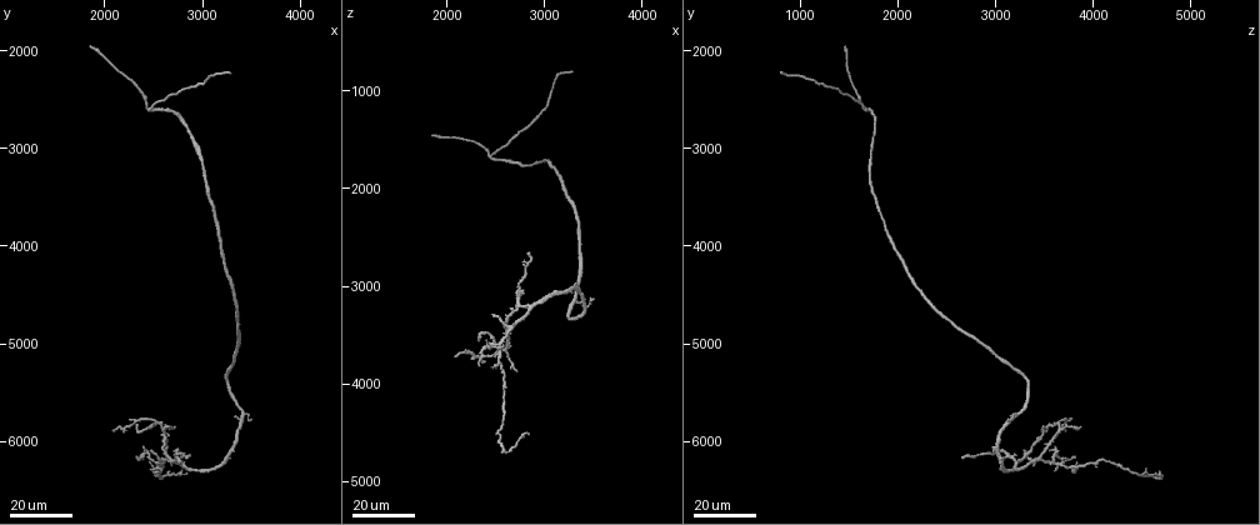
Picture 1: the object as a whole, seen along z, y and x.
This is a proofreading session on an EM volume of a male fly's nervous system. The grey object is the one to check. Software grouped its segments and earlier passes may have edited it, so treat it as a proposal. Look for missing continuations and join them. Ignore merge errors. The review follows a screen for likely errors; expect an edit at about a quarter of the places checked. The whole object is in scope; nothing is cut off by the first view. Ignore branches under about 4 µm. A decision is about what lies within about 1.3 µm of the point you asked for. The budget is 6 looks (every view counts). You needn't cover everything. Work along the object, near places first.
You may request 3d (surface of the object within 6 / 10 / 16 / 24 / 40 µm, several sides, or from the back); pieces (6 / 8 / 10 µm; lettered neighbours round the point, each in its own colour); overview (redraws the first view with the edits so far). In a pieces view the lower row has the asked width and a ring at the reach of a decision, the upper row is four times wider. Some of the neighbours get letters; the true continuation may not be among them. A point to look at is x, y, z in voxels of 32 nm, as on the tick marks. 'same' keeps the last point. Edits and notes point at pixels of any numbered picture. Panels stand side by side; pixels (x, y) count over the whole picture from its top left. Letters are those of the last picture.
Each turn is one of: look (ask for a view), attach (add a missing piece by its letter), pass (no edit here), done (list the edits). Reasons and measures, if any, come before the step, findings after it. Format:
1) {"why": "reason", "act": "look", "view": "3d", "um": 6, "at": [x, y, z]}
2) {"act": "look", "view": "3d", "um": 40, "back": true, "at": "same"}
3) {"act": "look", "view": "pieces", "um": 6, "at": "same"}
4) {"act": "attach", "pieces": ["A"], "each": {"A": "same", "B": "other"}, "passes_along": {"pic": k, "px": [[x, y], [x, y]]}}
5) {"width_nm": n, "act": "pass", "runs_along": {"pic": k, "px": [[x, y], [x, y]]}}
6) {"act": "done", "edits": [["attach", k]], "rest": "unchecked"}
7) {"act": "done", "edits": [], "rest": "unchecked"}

{"why": "an open end", "act": "look", "view": "3d", "um": 16, "at": [3260, 2240, 780]}

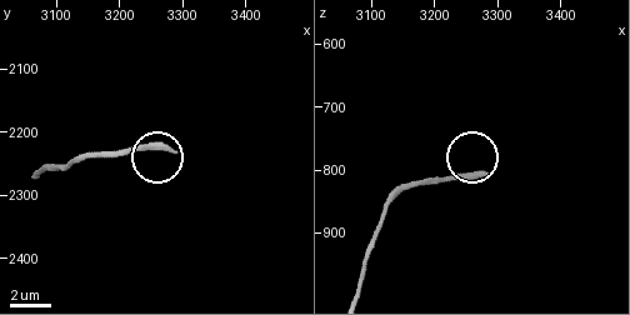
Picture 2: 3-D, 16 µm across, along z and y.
{"act": "look", "view": "3d", "um": 10, "at": [3280, 2225, 810]}

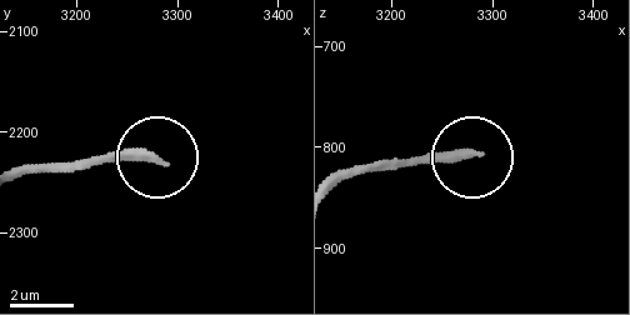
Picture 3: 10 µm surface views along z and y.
{"why": "what lies round it", "act": "look", "view": "pieces", "um": 6, "at": [3284, 2228, 806]}

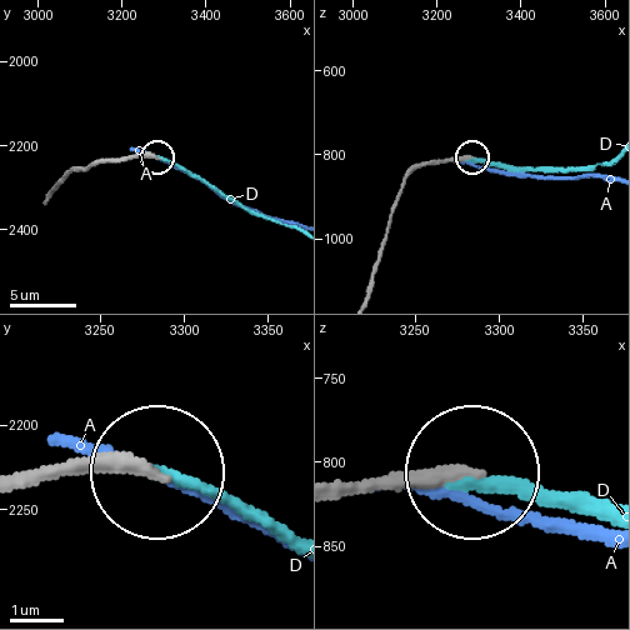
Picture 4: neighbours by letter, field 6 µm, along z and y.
{"act": "attach", "pieces": ["D"], "each": {"A": "other", "D": "same"}, "passes_along": {"pic": 4, "px": [[435, 165], [481, 158], [511, 168], [593, 168], [609, 161]]}, "found": "the cell continues"}

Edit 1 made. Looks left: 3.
{"act": "look", "view": "overview"}

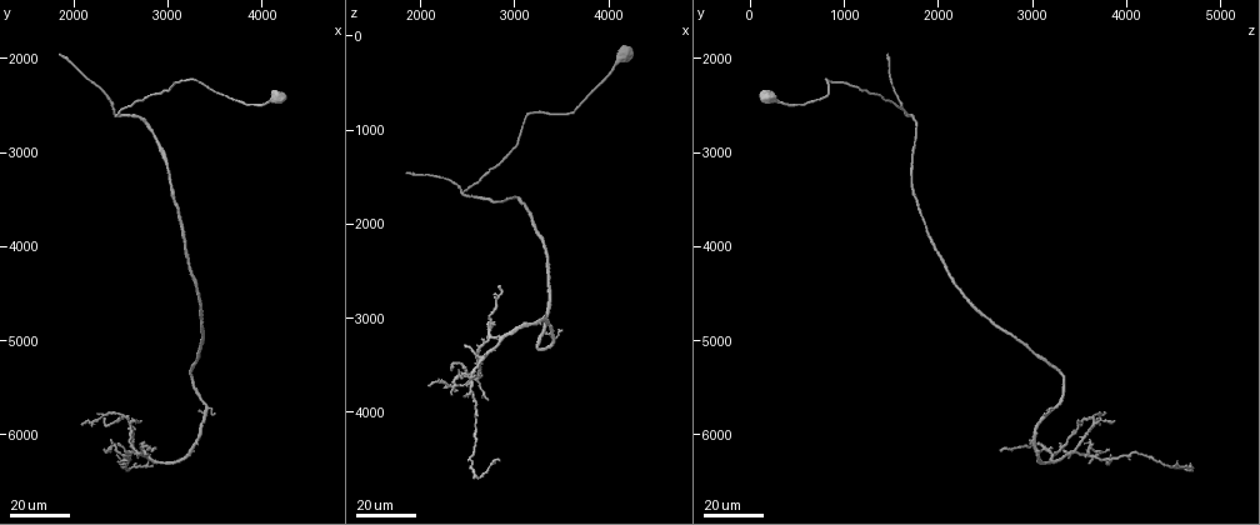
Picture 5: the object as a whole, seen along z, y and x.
{"why": "long arm stops here", "act": "look", "view": "3d", "um": 24, "at": [1880, 1940, 1440]}

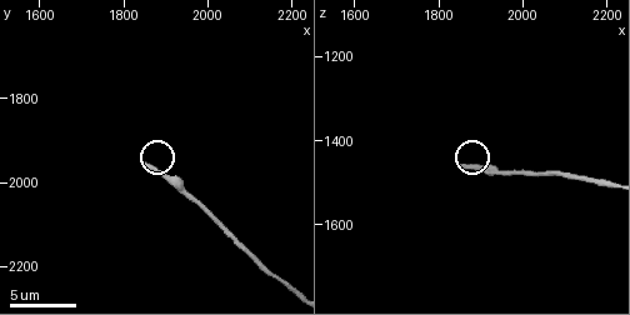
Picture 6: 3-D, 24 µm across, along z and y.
{"why": "what lies round it", "act": "look", "view": "pieces", "um": 10, "at": [1855, 1965, 1465]}

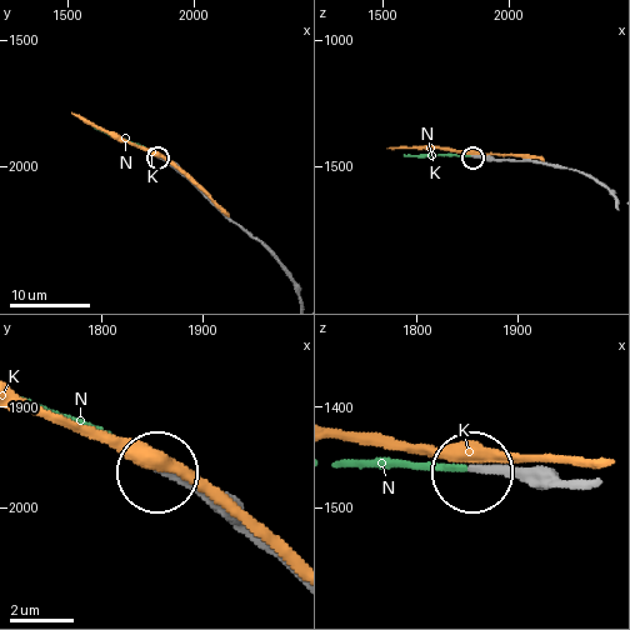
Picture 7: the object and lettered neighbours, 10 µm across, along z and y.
{"act": "attach", "pieces": ["N"], "each": {"K": "other", "N": "same"}, "passes_along": {"pic": 7, "px": [[493, 161], [459, 155], [405, 156]]}, "found": "it goes on there"}

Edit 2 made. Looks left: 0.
{"act": "done", "edits": [["attach", 4], ["attach", 7]], "rest": "unchecked"}

